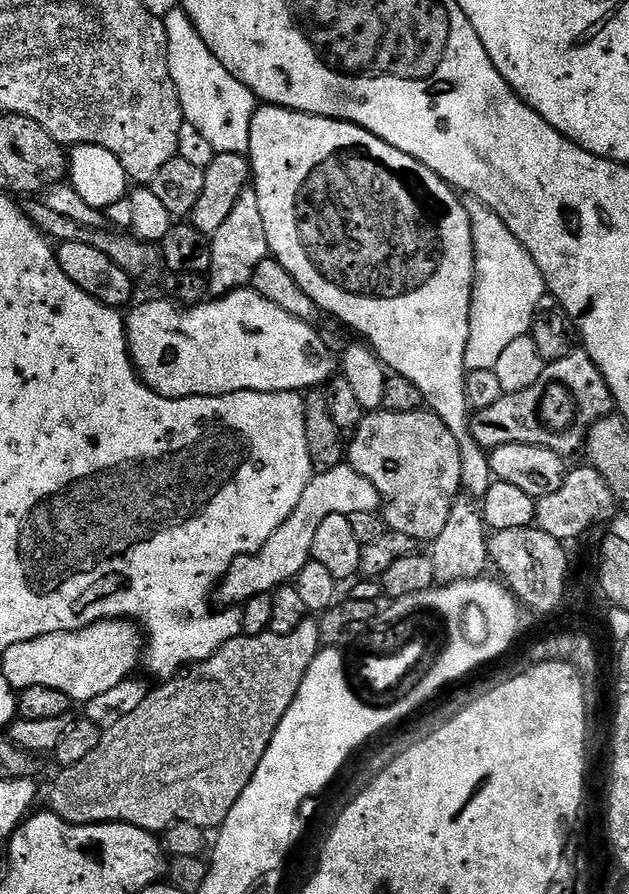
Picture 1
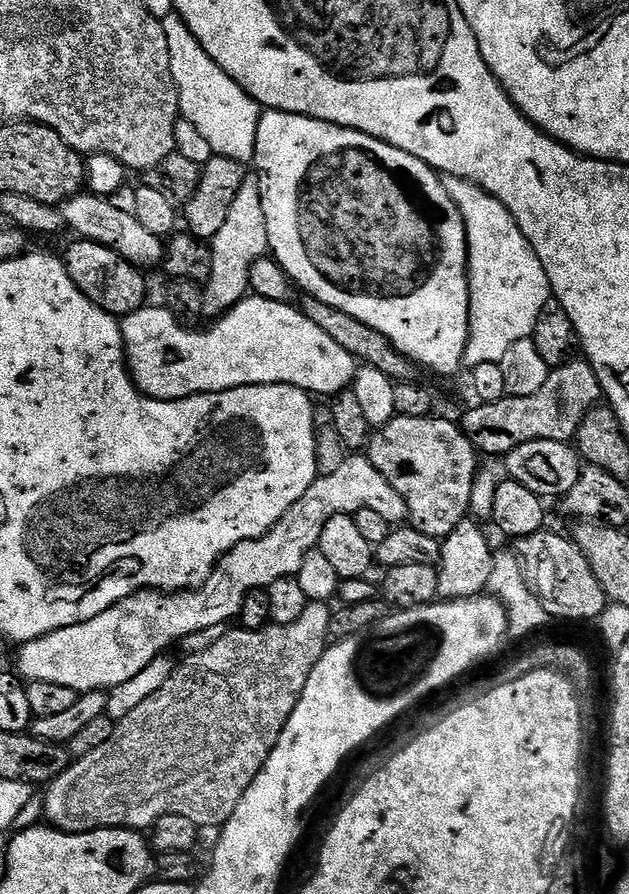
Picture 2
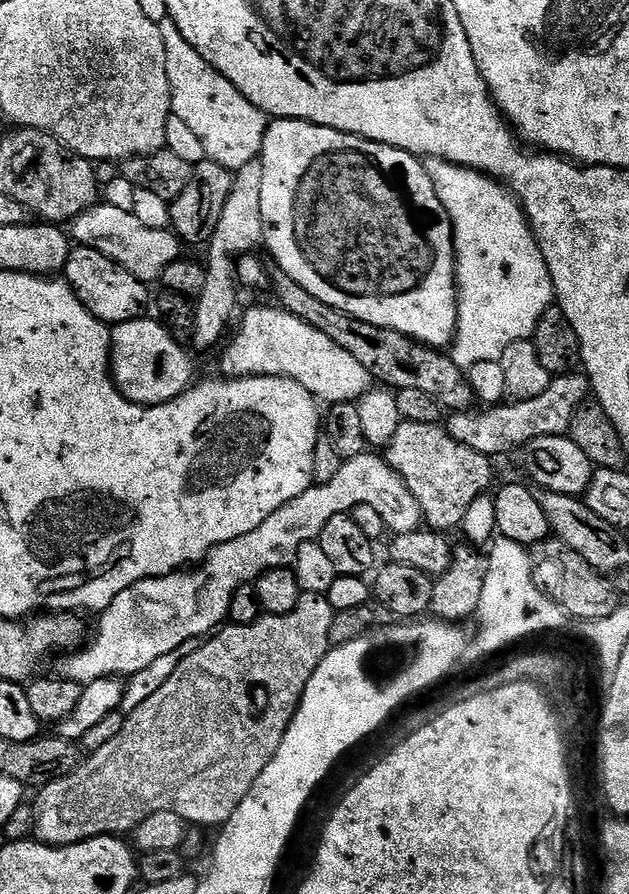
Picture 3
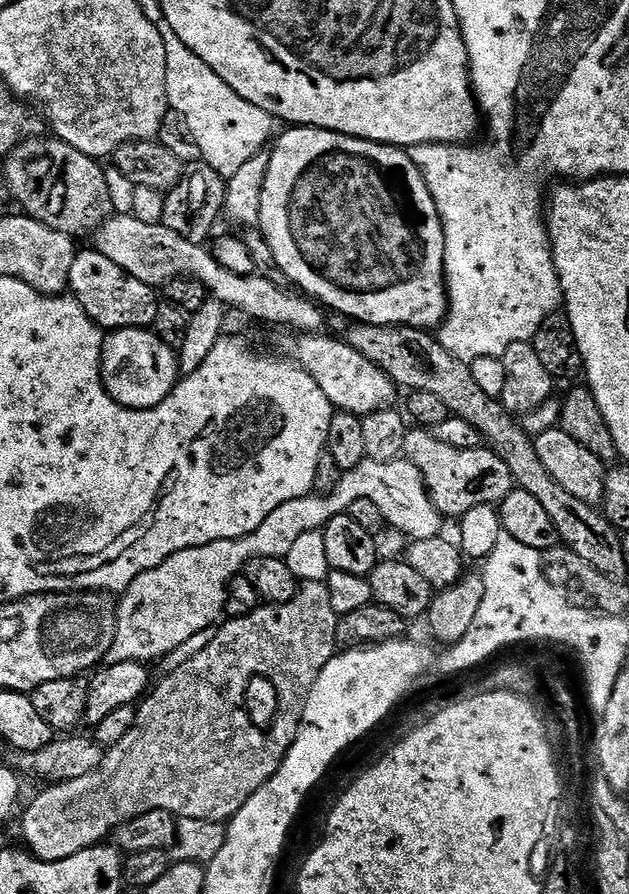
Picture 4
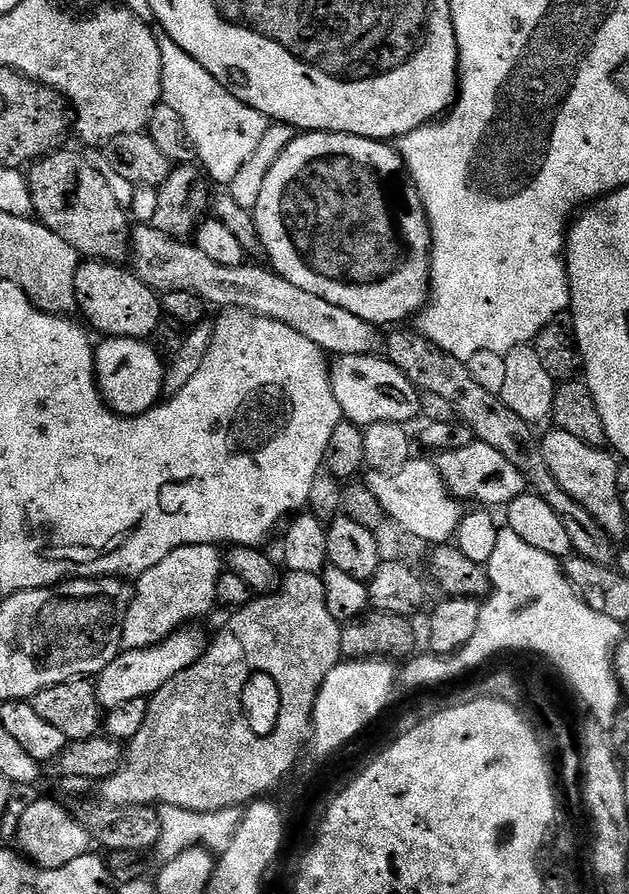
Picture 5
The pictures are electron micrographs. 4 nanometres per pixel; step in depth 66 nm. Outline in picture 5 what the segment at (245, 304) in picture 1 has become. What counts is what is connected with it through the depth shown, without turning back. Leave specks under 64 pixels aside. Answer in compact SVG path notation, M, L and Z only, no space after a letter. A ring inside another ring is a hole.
M117 336L101 339L95 345L96 386L100 389L100 397L117 416L140 416L156 407L161 399L166 364L150 345L148 340ZM369 354L367 356L341 356L331 365L330 375L332 378L332 389L334 396L338 398L338 406L343 419L349 424L367 426L369 424L403 424L411 425L415 416L421 415L420 398L421 391L413 386L410 378L398 366L394 366L387 358L380 354Z

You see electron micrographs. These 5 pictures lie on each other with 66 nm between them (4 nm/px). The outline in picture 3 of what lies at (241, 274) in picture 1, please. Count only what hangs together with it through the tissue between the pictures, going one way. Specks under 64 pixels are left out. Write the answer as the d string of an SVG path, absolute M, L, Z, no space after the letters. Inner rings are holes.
M259 159L246 162L235 172L230 186L230 198L226 198L226 207L222 209L222 218L218 218L218 230L214 230L212 239L206 245L206 286L202 286L202 294L195 297L194 334L191 343L200 348L212 348L225 339L224 331L228 323L235 321L236 292L236 261L257 251L264 238L264 223L262 222L262 166Z

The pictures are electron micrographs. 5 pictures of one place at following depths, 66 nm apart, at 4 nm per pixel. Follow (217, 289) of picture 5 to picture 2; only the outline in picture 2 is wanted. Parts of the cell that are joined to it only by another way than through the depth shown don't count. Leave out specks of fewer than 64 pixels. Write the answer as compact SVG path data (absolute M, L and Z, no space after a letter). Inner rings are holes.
M91 194L71 196L59 205L67 231L75 234L81 240L93 240L110 250L114 250L123 260L129 260L136 268L149 270L164 259L166 244L161 237L150 234L138 218L130 214L122 214L122 210L114 210L111 199Z

